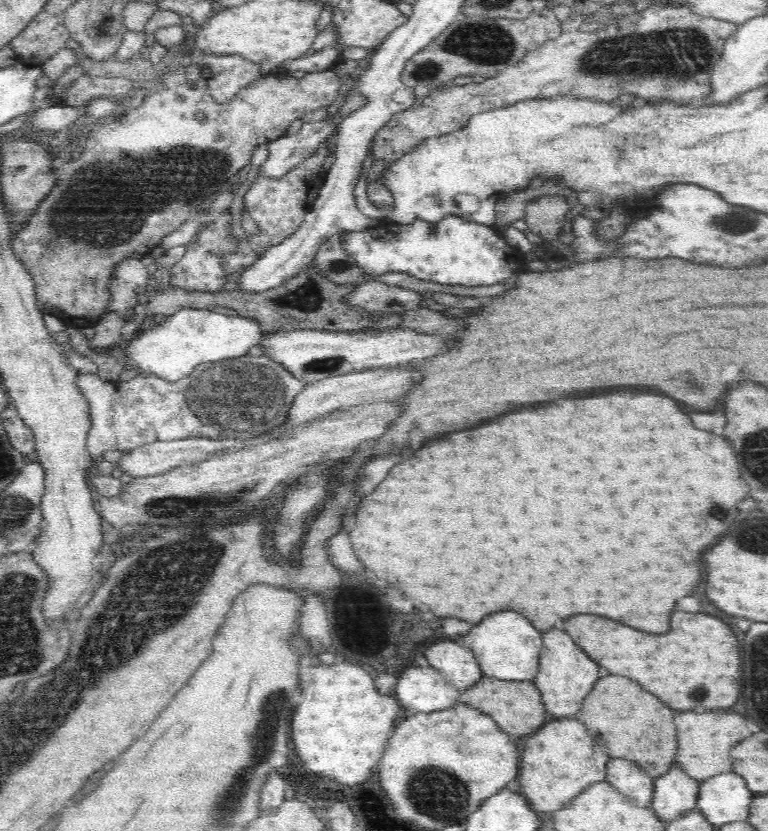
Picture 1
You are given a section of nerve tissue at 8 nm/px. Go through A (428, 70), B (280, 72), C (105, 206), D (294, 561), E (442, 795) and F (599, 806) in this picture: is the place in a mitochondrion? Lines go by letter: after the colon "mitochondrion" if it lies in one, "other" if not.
A: mitochondrion
B: other
C: mitochondrion
D: other
E: mitochondrion
F: other

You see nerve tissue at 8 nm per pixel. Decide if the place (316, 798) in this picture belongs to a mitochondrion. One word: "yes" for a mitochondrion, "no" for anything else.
no

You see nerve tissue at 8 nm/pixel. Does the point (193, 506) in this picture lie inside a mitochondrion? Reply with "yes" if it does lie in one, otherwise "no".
yes

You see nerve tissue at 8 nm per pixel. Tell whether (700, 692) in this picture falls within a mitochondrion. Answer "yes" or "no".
yes

